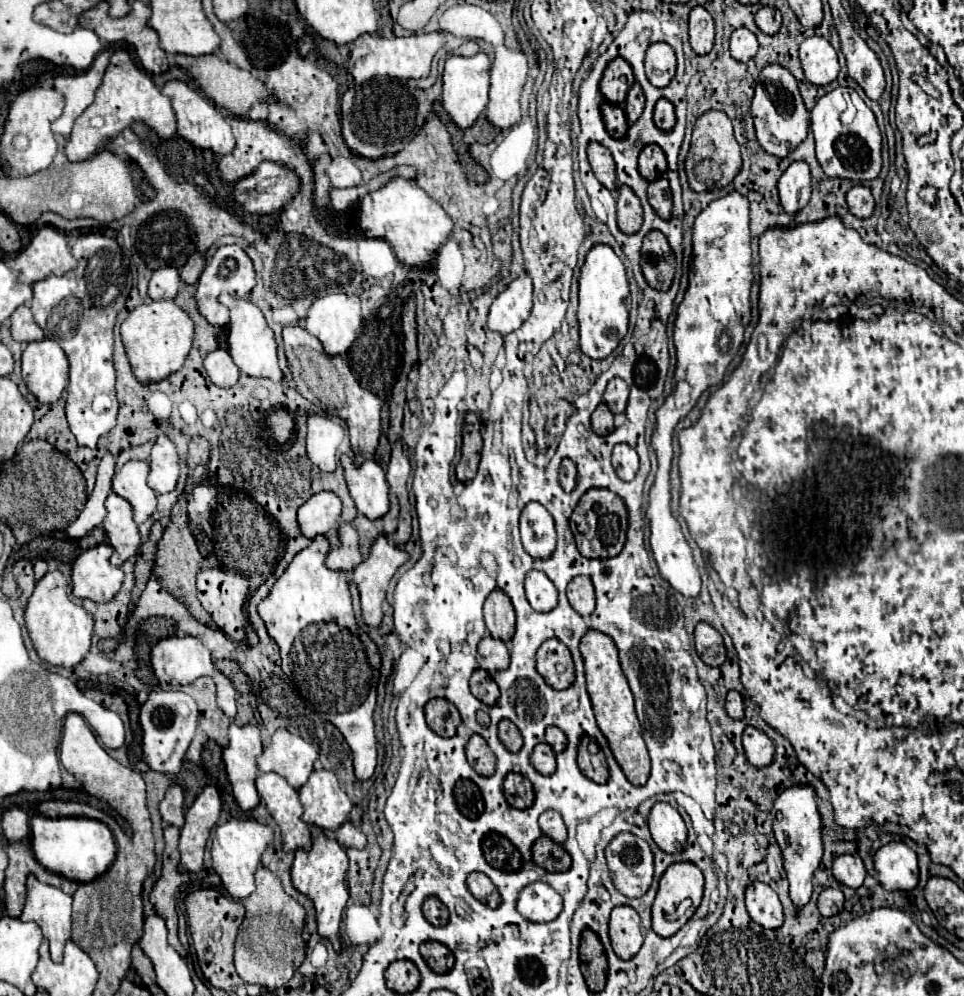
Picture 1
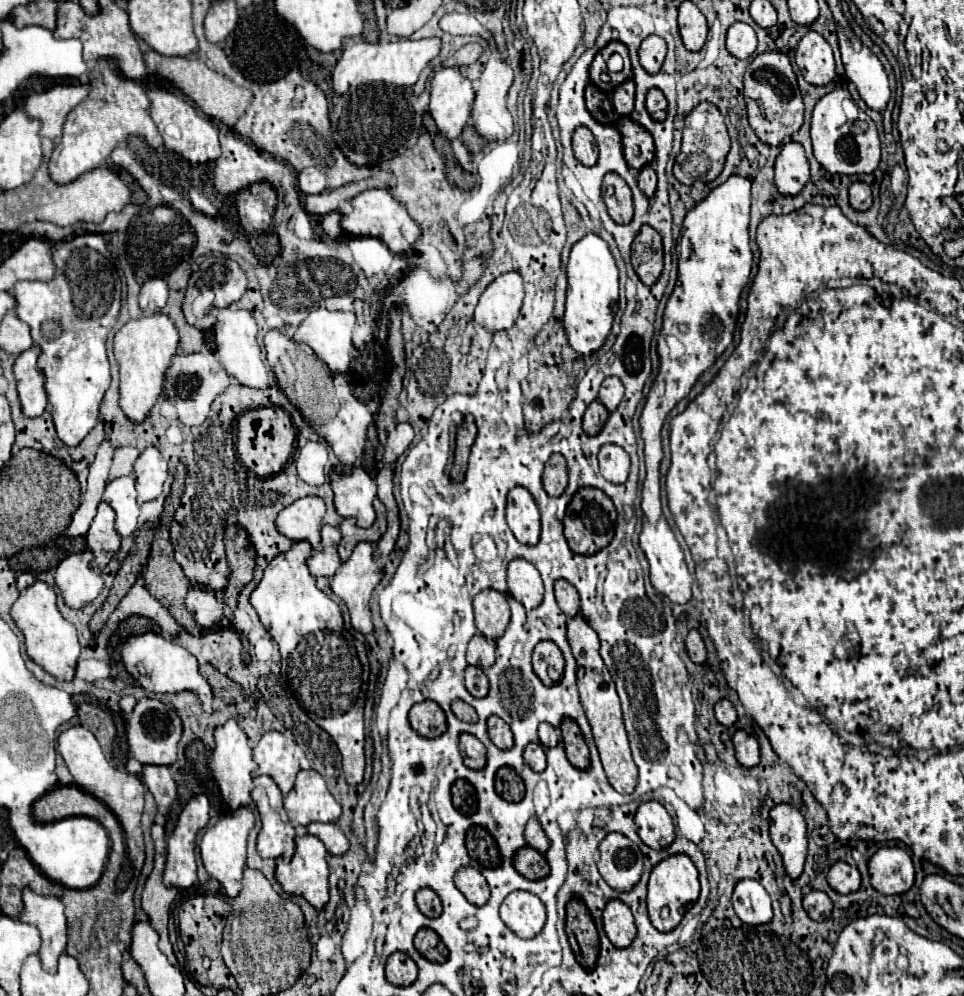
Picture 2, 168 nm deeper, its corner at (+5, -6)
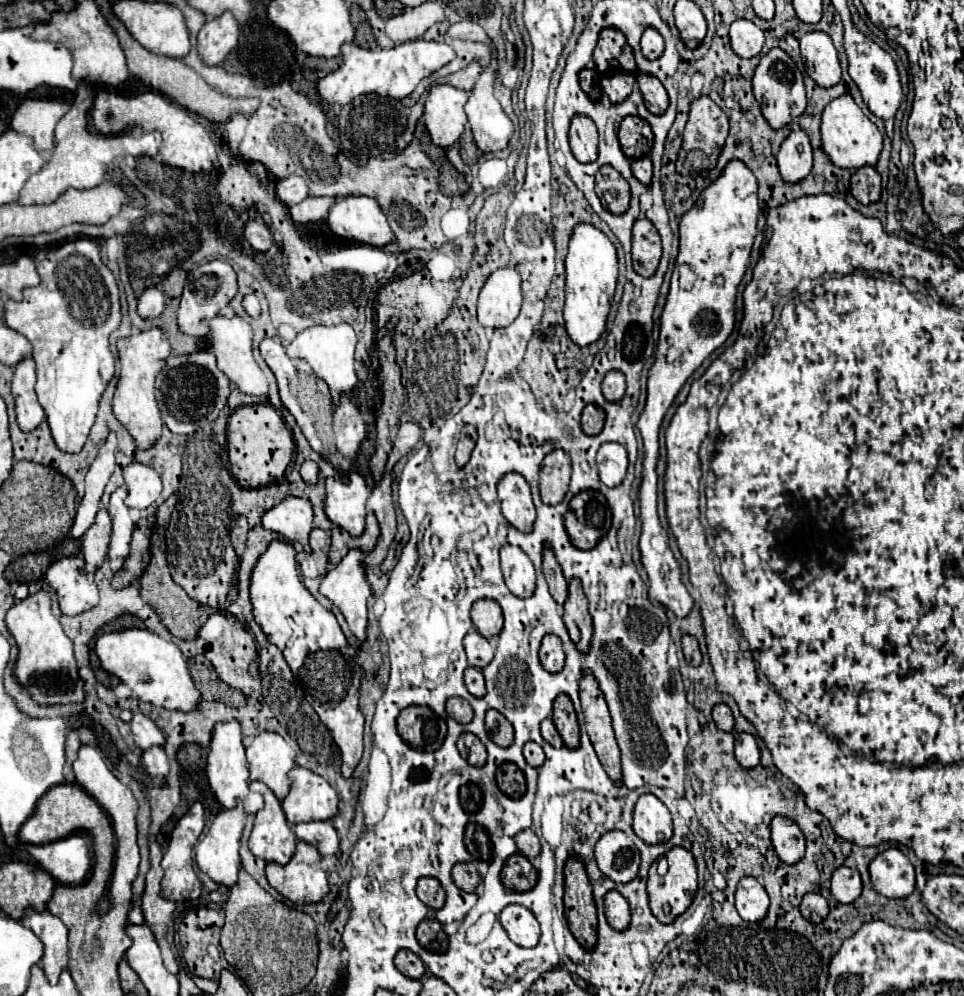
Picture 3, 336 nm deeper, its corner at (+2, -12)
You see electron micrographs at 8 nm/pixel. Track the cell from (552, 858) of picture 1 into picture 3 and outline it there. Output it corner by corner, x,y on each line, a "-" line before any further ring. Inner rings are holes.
521,853
511,855
501,871
501,881
511,891
529,891
537,883
537,871

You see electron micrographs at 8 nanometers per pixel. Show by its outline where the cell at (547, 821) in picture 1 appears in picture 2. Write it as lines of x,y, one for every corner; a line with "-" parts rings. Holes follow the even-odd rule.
532,817
528,821
524,837
526,837
528,845
534,847
534,849
538,849
540,853
546,853
546,849
550,847
550,841
548,841
548,837
546,837
546,833
544,833
544,829
542,829
542,825
540,825
540,821
536,817

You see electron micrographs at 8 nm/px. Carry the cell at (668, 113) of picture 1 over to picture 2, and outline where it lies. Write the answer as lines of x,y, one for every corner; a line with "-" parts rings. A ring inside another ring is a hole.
650,89
646,95
646,109
648,109
650,117
654,121
664,121
666,119
666,107
668,107
668,103
666,103
664,95
658,89

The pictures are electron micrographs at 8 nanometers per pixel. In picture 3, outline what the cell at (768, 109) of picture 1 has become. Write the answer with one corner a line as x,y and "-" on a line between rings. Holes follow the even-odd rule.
773,47
765,57
761,57
761,63
755,69
753,75
753,93
755,99
761,103
763,117
769,121
773,129
781,129
787,123
791,123
795,117
799,117
805,111
805,85
803,85
803,75
797,69
795,61
779,47

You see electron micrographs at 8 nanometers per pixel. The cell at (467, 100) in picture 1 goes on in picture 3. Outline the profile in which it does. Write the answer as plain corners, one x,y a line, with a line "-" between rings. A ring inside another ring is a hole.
435,85
425,99
423,121
433,145
443,149
451,147
465,129
467,115
463,111
467,103
467,91
451,85

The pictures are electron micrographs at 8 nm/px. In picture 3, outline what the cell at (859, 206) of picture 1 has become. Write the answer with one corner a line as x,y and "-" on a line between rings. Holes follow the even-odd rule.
867,165
867,167
857,169
851,175
851,195
863,205
879,201
879,197
881,197
881,175
877,173
875,167

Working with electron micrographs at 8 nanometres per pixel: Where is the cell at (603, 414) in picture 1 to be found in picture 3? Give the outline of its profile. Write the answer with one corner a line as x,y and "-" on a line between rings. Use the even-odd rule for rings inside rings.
587,405
581,415
581,425
587,435
597,435
603,429
605,411
599,405

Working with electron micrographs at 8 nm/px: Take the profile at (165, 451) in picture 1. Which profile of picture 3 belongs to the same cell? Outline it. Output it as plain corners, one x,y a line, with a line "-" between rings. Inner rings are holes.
141,463
127,465
123,469
123,479
127,489
127,499
125,499
127,507
147,509
161,495
161,479
157,471
147,465

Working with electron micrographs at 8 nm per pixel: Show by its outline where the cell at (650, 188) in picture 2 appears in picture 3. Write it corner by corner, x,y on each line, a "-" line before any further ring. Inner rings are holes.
647,155
631,161
631,171
643,185
651,185
651,169
653,169
653,165
651,165
651,159

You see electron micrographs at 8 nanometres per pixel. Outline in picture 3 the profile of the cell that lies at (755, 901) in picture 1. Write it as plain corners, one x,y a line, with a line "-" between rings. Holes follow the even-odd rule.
743,877
737,883
735,907
737,907
739,915
749,923
763,919
763,915
767,915
767,907
769,907
769,897
767,897
763,885
753,877

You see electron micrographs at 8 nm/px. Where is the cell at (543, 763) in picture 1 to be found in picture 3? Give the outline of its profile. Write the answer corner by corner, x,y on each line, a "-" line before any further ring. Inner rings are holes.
535,741
525,743
525,747
523,747
523,755
525,755
527,763
529,763
529,765
533,765
533,767
543,765
543,761
545,761
545,753
543,753
541,745
537,745

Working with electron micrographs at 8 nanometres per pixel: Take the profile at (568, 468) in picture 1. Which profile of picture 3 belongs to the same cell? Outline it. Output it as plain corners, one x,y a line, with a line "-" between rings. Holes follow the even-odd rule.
563,449
551,451
541,465
539,491
545,505
557,505
567,493
571,479
571,459

